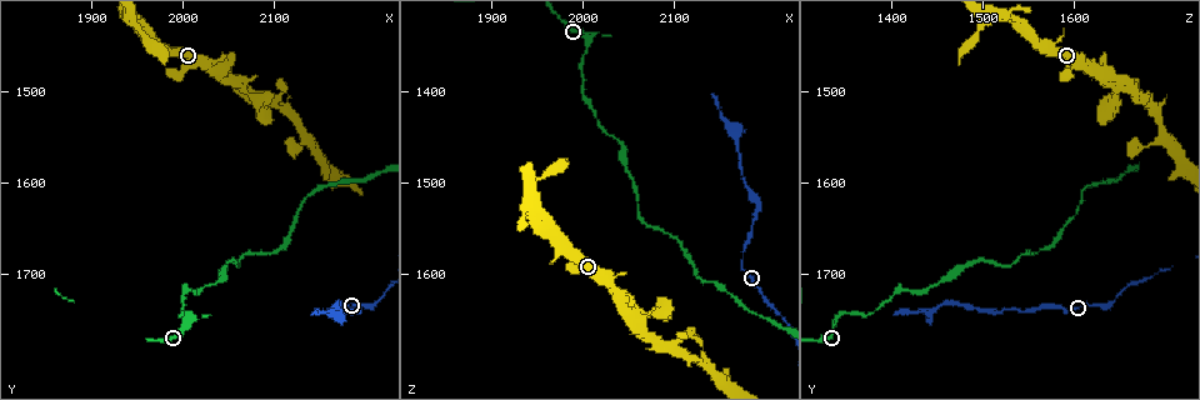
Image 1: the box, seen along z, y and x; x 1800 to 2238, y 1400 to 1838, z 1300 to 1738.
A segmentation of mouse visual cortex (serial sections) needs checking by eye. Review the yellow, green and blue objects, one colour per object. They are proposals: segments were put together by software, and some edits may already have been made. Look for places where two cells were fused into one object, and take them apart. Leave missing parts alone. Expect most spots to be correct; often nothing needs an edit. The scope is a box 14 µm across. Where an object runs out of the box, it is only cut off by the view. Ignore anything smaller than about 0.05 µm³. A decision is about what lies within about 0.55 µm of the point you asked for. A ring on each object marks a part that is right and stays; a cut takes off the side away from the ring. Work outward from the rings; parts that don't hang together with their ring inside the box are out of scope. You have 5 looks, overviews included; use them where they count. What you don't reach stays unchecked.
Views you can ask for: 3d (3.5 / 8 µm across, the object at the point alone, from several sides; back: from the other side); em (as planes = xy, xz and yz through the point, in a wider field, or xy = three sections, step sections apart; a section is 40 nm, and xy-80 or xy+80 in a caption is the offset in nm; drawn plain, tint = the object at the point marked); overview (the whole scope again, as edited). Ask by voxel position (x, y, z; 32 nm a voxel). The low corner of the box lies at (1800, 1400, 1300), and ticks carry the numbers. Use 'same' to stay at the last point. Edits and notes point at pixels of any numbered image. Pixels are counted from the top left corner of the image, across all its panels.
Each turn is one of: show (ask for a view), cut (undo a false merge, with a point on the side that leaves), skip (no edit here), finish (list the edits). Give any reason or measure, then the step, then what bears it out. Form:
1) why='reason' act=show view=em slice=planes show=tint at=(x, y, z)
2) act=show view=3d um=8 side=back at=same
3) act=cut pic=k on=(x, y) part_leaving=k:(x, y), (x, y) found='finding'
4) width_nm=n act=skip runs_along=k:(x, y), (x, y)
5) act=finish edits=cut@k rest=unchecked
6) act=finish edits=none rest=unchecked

why='branch point' act=show view=3d um=3.5 at=(2135, 1545, 1695)

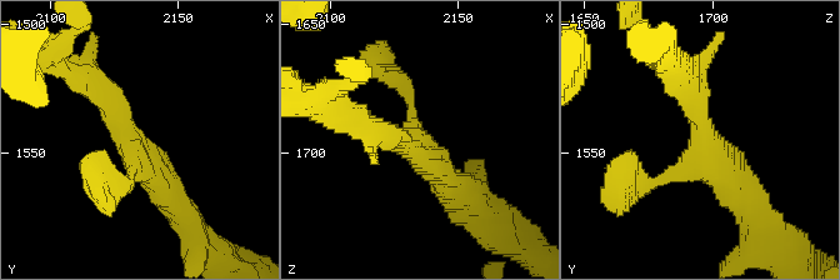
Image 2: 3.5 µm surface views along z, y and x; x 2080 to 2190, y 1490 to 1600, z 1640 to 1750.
arms=3 arm_widths_nm=150,300,400 why='now the EM' act=show view=em slice=xy step=1 show=tint at=(2130, 1544, 1698)

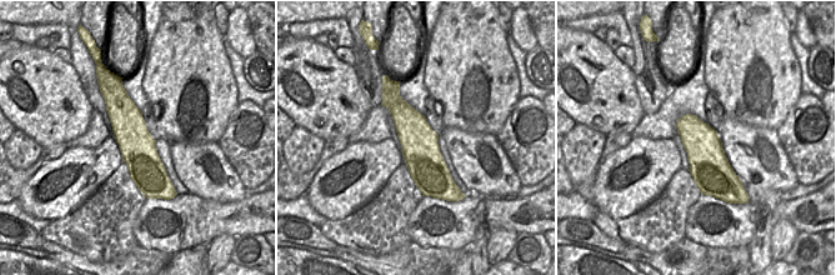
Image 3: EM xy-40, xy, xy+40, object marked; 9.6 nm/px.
act=skip runs_along=3:(120, 89), (149, 193) found='continuous, no second cell'

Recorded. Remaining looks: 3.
act=show view=3d um=8 at=(2165, 1740, 1445)

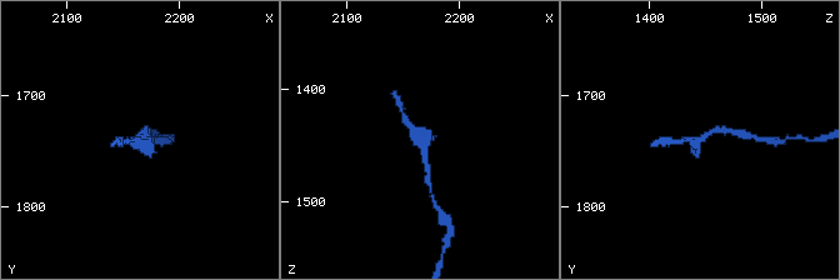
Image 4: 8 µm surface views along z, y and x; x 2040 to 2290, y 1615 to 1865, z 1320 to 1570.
why='shape alone is not enough' act=show view=em slice=planes show=tint at=(2164, 1738, 1446)

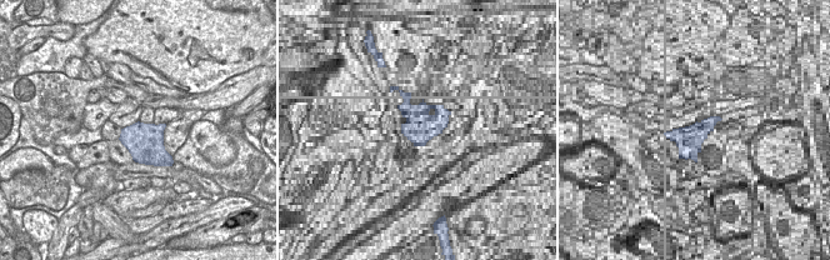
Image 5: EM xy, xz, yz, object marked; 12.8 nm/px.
width_nm=480 act=skip runs_along=4:(428, 173), (421, 143), (403, 113) found='continuous, no second cell'

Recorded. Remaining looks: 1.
act=finish edits=none rest=unchecked

